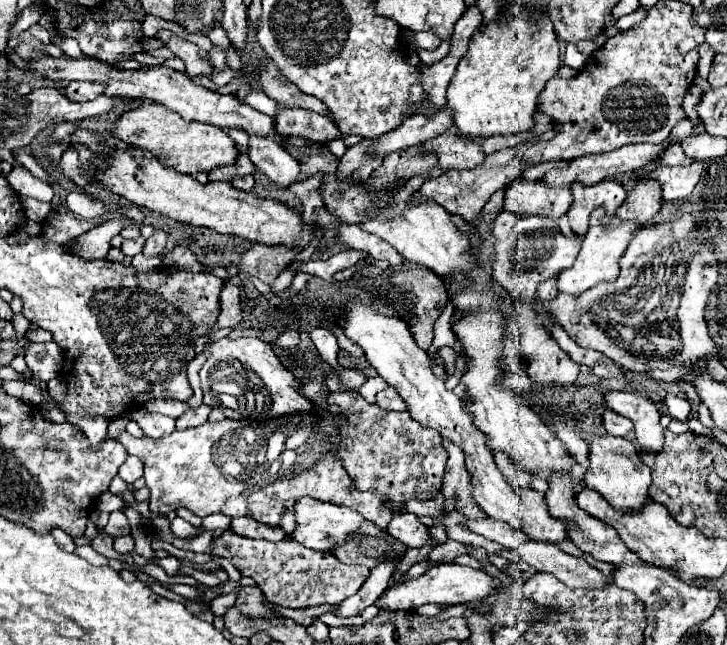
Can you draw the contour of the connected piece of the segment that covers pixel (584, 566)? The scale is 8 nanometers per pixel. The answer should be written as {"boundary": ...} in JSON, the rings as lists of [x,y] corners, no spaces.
{"boundary":[[[525,542],[515,550],[503,550],[503,558],[517,562],[519,558],[533,566],[537,572],[553,574],[565,586],[585,588],[585,590],[603,590],[611,584],[611,578],[601,574],[583,558],[575,558],[563,552],[559,546],[549,542]]]}

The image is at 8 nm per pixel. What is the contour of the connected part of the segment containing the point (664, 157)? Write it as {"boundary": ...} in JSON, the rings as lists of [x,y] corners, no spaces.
{"boundary":[[[679,144],[669,146],[663,154],[661,154],[661,164],[665,166],[687,166],[695,160],[687,157]]]}

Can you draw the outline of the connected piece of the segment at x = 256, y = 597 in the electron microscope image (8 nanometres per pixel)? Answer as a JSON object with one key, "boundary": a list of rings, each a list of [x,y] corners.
{"boundary":[[[245,586],[235,602],[235,606],[241,610],[241,614],[245,616],[253,616],[253,618],[261,618],[261,616],[277,616],[275,612],[271,612],[269,608],[265,608],[265,596],[259,588],[251,588]]]}

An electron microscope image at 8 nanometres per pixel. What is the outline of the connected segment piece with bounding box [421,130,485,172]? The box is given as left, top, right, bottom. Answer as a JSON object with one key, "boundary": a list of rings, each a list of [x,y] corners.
{"boundary":[[[449,130],[437,138],[431,138],[421,144],[423,150],[433,150],[439,156],[439,166],[445,170],[451,168],[475,168],[477,164],[483,164],[485,154],[481,152],[479,142],[465,142],[463,136],[457,136],[457,132]]]}

